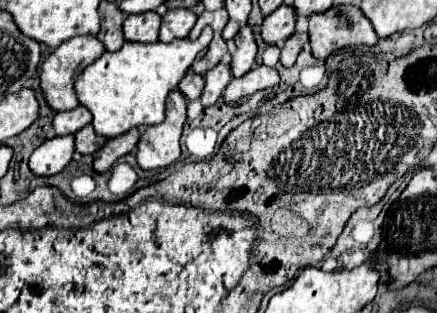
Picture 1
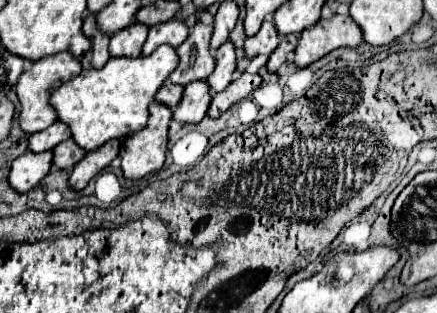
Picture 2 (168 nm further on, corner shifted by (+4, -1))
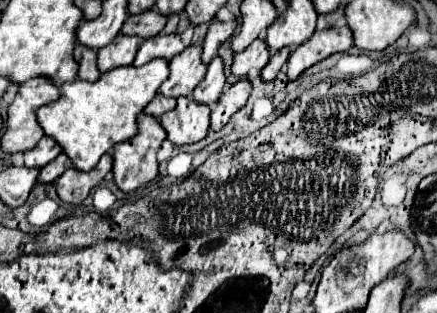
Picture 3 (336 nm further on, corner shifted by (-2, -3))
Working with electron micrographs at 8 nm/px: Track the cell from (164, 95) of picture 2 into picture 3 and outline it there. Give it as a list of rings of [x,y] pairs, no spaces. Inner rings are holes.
[[[158,93],[158,95],[150,101],[150,105],[146,105],[144,113],[154,115],[154,117],[162,117],[162,113],[172,111],[174,105],[176,105],[176,99],[174,99],[174,97],[164,97],[162,93]]]

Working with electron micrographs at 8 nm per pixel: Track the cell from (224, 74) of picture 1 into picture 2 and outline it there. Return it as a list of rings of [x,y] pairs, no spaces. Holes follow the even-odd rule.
[[[196,81],[196,83],[190,83],[184,87],[180,105],[174,109],[172,119],[180,121],[182,125],[186,125],[186,123],[198,125],[206,117],[208,107],[210,107],[208,85],[206,85],[206,81]]]

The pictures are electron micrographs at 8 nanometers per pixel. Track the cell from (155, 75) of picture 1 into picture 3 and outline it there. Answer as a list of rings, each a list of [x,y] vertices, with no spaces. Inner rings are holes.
[[[158,57],[142,67],[130,65],[110,69],[94,83],[82,79],[62,83],[60,99],[38,109],[38,123],[48,137],[54,137],[62,151],[72,159],[76,169],[90,171],[116,143],[128,141],[134,137],[134,133],[138,133],[136,117],[152,101],[168,75],[170,67],[166,59]]]

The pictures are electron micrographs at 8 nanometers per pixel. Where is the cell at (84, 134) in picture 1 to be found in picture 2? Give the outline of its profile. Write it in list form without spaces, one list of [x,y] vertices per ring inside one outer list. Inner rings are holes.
[[[72,139],[60,143],[56,149],[54,149],[54,165],[58,169],[64,169],[64,171],[70,171],[82,157],[86,155],[84,149],[80,149]]]

